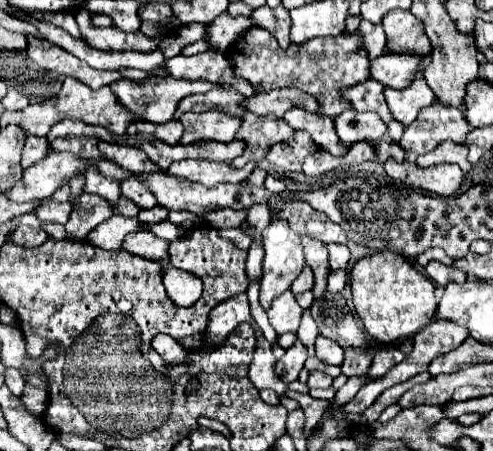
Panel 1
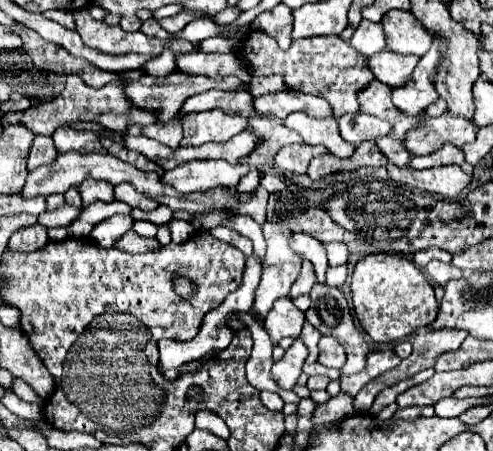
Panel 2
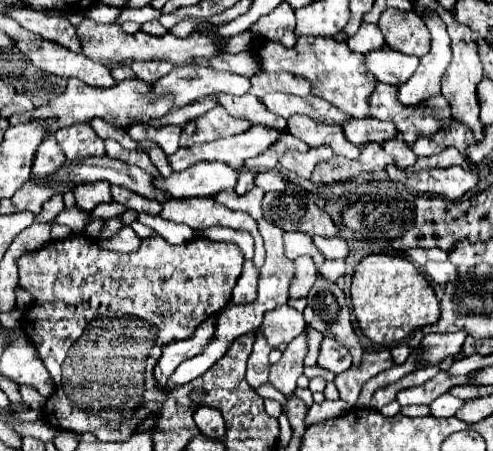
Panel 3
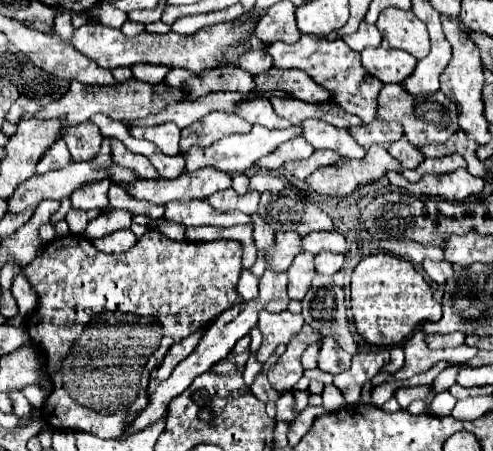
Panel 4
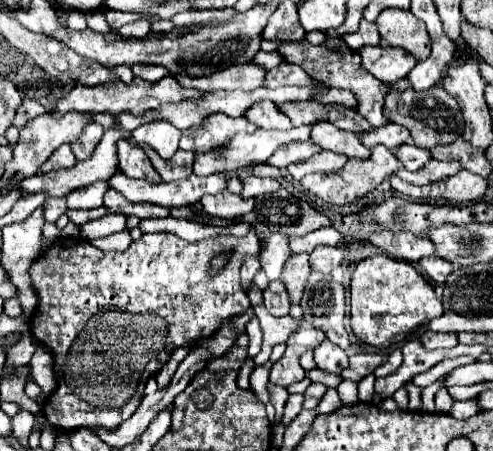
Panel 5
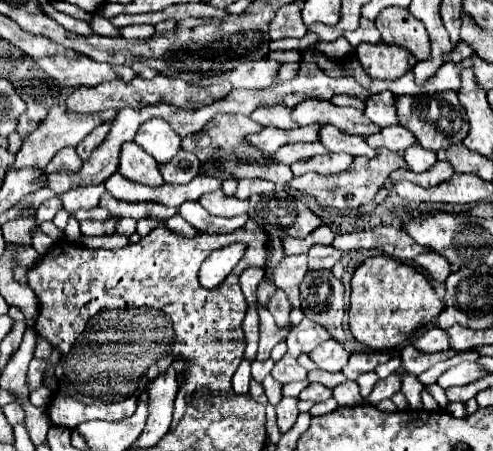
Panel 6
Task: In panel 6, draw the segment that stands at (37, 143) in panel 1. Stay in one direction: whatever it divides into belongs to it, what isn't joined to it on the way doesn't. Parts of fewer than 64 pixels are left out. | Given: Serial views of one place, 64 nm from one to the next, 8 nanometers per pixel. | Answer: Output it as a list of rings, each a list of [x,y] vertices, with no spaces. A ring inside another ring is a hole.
[[[64,148],[46,166],[46,172],[48,174],[52,174],[52,172],[78,172],[80,168],[82,168],[82,160],[76,154],[76,150],[74,148]]]

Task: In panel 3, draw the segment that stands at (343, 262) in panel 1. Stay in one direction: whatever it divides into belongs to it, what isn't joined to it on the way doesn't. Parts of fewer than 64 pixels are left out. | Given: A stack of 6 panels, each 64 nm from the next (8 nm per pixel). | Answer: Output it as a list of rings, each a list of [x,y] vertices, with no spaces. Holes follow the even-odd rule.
[[[314,236],[312,240],[316,242],[316,248],[320,248],[324,258],[346,258],[346,254],[348,254],[346,240],[340,236],[330,236],[330,238]]]

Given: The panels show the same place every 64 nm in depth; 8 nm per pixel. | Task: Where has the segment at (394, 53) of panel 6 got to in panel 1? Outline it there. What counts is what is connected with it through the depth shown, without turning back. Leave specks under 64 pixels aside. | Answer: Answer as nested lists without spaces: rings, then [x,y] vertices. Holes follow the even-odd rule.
[[[388,52],[370,62],[370,72],[374,80],[382,82],[388,88],[406,88],[414,80],[420,60],[420,56]]]

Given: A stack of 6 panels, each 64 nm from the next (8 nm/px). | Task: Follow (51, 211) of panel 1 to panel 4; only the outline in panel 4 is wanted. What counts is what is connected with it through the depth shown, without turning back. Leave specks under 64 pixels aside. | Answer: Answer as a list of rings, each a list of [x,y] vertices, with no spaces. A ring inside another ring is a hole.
[[[70,208],[70,212],[66,214],[66,222],[68,222],[68,226],[70,226],[70,230],[72,230],[74,234],[82,234],[84,228],[86,228],[86,224],[88,224],[92,218],[96,218],[98,214],[100,214],[100,210],[96,210],[96,212],[80,212],[80,210]]]

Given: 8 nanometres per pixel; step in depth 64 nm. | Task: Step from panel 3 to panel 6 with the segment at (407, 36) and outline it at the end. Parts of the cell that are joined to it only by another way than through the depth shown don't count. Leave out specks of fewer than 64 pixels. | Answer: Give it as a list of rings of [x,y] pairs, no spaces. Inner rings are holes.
[[[384,8],[376,18],[376,28],[380,30],[382,42],[410,50],[416,60],[426,60],[430,56],[430,40],[426,28],[406,8]]]

